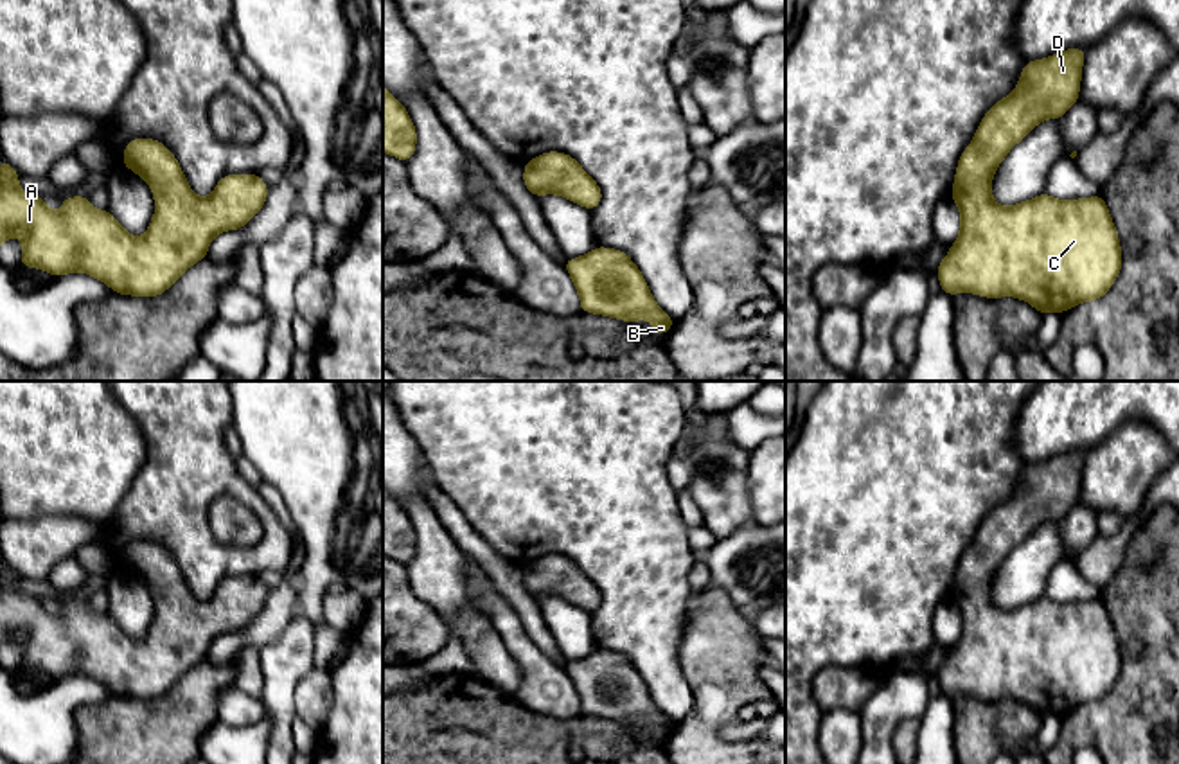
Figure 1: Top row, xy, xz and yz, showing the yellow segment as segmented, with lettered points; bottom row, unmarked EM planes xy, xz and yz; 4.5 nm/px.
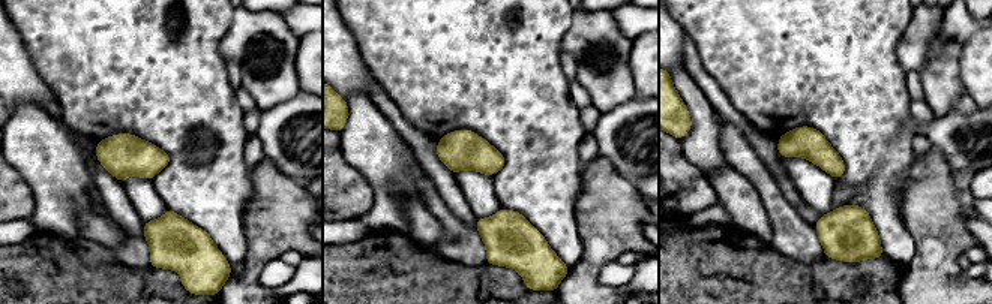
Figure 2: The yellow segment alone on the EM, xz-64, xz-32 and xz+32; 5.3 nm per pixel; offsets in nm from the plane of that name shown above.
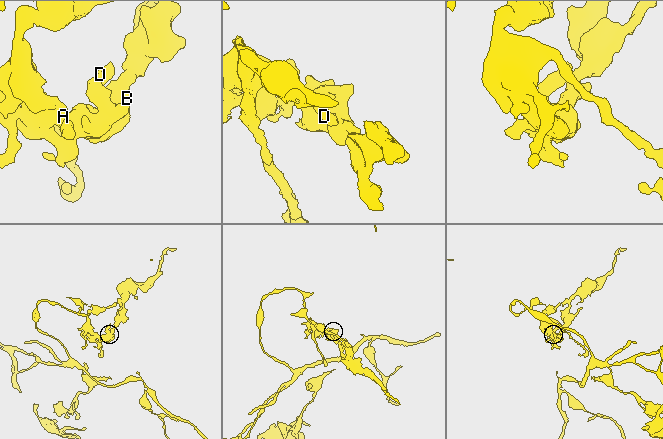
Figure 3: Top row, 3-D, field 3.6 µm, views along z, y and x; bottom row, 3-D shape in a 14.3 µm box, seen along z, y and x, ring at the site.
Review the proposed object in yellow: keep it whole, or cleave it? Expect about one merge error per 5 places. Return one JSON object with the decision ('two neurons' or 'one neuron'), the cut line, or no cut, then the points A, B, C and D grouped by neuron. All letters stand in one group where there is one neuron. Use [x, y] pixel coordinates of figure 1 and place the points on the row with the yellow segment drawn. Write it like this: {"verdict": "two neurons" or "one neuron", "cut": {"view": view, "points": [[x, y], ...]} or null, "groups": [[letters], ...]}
{"verdict": "one neuron", "cut": null, "groups": [["A", "B", "C", "D"]]}

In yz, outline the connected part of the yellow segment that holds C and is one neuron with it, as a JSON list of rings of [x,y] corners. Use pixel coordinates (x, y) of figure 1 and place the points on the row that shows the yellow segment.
[[[1068,49],[1028,61],[1014,92],[981,119],[956,167],[951,198],[960,207],[960,237],[936,270],[944,293],[953,297],[963,291],[988,298],[1012,295],[1041,315],[1062,315],[1071,306],[1102,298],[1114,284],[1121,270],[1121,246],[1102,194],[1062,201],[1044,192],[1003,207],[990,192],[992,174],[1006,153],[1041,120],[1060,119],[1078,101],[1084,54],[1086,49]]]

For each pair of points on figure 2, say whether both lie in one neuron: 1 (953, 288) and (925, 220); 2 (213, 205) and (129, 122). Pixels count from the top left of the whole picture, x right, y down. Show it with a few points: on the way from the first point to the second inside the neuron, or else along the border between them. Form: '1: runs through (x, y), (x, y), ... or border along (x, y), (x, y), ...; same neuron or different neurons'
1: runs through (937, 271), (937, 237); same neuron
2: runs through (188, 180), (180, 172), (180, 153), (155, 128); same neuron

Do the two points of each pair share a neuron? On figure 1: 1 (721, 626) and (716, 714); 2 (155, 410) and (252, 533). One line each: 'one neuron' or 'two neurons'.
1: one neuron
2: two neurons

